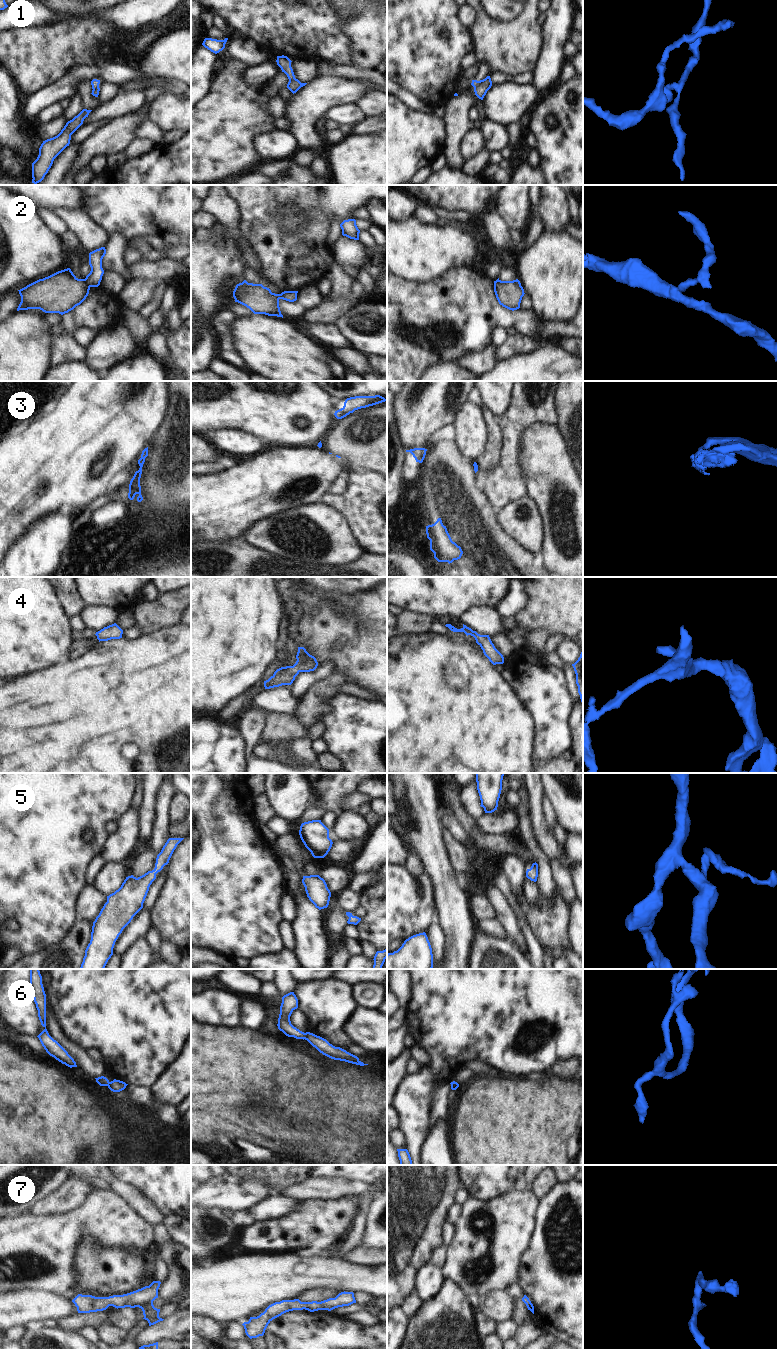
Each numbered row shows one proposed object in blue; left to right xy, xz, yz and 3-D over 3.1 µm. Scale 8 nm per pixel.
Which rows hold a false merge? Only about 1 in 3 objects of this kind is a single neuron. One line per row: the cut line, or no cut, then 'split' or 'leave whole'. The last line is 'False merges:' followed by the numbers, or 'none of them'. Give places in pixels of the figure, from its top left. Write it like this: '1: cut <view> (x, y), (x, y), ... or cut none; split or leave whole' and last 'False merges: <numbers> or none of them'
1: cut xy (98, 85), (93, 89); split
2: cut xy (83, 279), (89, 287); split
3: cut xy (141, 457), (144, 459); split
4: cut none; leave whole
5: cut none; leave whole
6: cut xz (304, 1033), (305, 1038); split
7: cut none; leave whole
False merges: 1, 2, 3, 6

